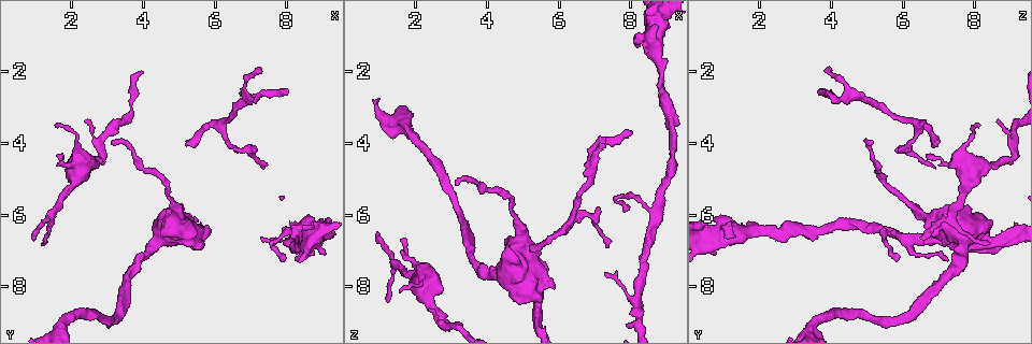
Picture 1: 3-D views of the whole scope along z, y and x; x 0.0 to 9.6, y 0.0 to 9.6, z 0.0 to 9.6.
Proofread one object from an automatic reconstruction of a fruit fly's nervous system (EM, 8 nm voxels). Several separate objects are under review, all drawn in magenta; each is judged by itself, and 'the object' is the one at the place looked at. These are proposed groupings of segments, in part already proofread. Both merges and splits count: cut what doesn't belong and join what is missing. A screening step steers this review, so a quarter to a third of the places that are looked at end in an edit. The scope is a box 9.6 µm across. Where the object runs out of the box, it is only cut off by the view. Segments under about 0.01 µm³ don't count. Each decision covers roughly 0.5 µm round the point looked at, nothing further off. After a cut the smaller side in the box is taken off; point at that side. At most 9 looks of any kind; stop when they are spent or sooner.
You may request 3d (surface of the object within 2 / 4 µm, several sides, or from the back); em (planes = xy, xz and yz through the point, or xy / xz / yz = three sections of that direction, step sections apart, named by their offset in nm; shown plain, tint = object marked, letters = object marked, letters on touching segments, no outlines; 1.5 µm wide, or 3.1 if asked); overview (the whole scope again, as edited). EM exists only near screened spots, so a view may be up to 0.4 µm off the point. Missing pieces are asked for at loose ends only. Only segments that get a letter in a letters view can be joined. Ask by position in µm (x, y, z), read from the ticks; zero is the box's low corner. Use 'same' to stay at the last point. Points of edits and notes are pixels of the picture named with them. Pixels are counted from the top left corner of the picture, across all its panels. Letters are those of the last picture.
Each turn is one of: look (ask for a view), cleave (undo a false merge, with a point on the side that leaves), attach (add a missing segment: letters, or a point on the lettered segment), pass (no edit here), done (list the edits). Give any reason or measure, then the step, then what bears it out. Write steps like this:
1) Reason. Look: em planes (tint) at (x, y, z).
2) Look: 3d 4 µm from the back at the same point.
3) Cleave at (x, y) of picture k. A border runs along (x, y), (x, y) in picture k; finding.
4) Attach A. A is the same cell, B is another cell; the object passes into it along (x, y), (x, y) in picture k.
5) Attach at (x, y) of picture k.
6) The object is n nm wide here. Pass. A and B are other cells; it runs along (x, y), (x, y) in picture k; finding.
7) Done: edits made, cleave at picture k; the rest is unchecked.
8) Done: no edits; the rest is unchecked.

A fork. Look: em planes (tint) at (6.30, 3.35, 6.15).

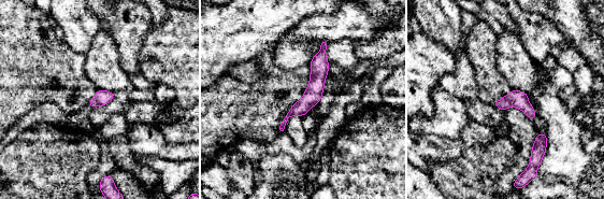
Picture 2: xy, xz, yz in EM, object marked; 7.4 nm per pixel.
Look: em planes (letters) at the same point.

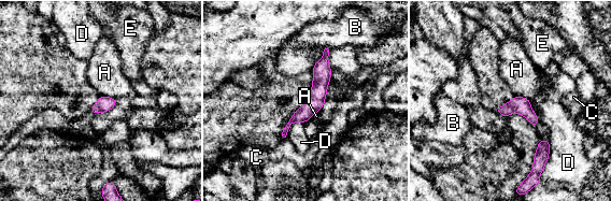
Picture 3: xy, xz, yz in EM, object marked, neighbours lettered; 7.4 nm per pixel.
Pass. A, B, C, D and E are other cells; it runs along (327, 49), (316, 99), (287, 126), (284, 137) in picture 3; one neuron here.

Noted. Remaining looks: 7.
Abrupt turn. Look: em xy step 8 (tint) at (2.80, 4.40, 9.10).

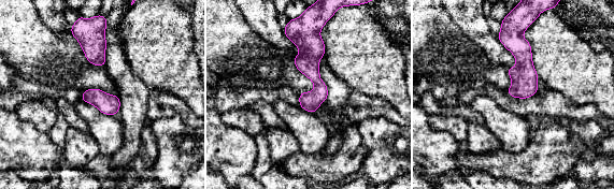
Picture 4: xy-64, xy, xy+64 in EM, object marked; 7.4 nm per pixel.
Cut it another way. Look: em planes (letters) at the same point.

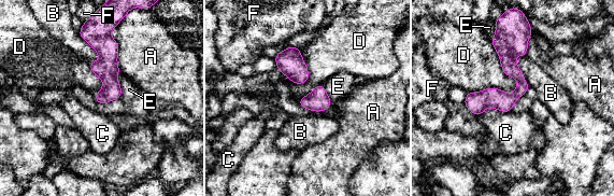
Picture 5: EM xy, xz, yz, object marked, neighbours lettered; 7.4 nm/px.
Pass. A, B, C, D, E and F are other cells; it runs along (509, 26), (519, 89), (475, 111) in picture 5; all the same neuron.

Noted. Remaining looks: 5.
Thin end. Look: em xy step 8 (letters) at (1.65, 4.35, 6.70).

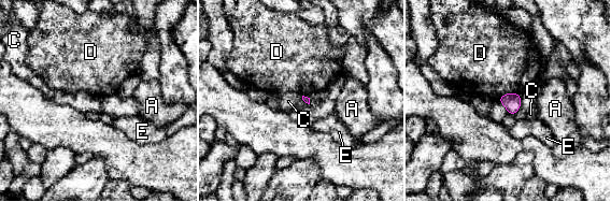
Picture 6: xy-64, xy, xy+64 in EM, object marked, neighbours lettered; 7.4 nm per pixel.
Cut it another way. Look: em planes (letters) at the same point.

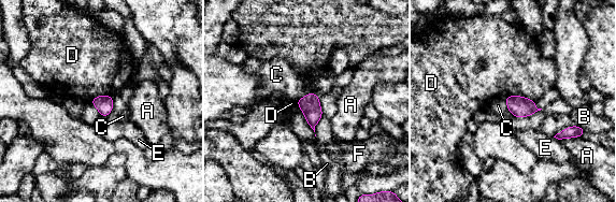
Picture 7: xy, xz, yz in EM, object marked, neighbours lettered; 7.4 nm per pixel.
Pass. A, B, C, D, E and F are other cells; a border runs along (312, 91), (296, 101) in picture 7; no lettered segment goes on from it.

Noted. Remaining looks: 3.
Free end. Look: em planes (letters) at (8.10, 2.55, 3.60).

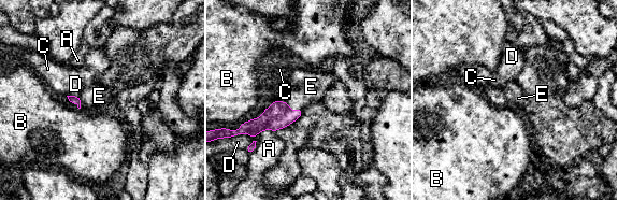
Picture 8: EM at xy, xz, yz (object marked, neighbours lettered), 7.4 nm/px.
Attach E. E is the same cell, A, B, C and D are other cells; the object passes into it along (278, 115), (292, 111), (311, 86) in picture 8; the neuron continues.

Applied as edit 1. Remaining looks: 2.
Done: edits made, attach at picture 8; the rest is unchecked.

